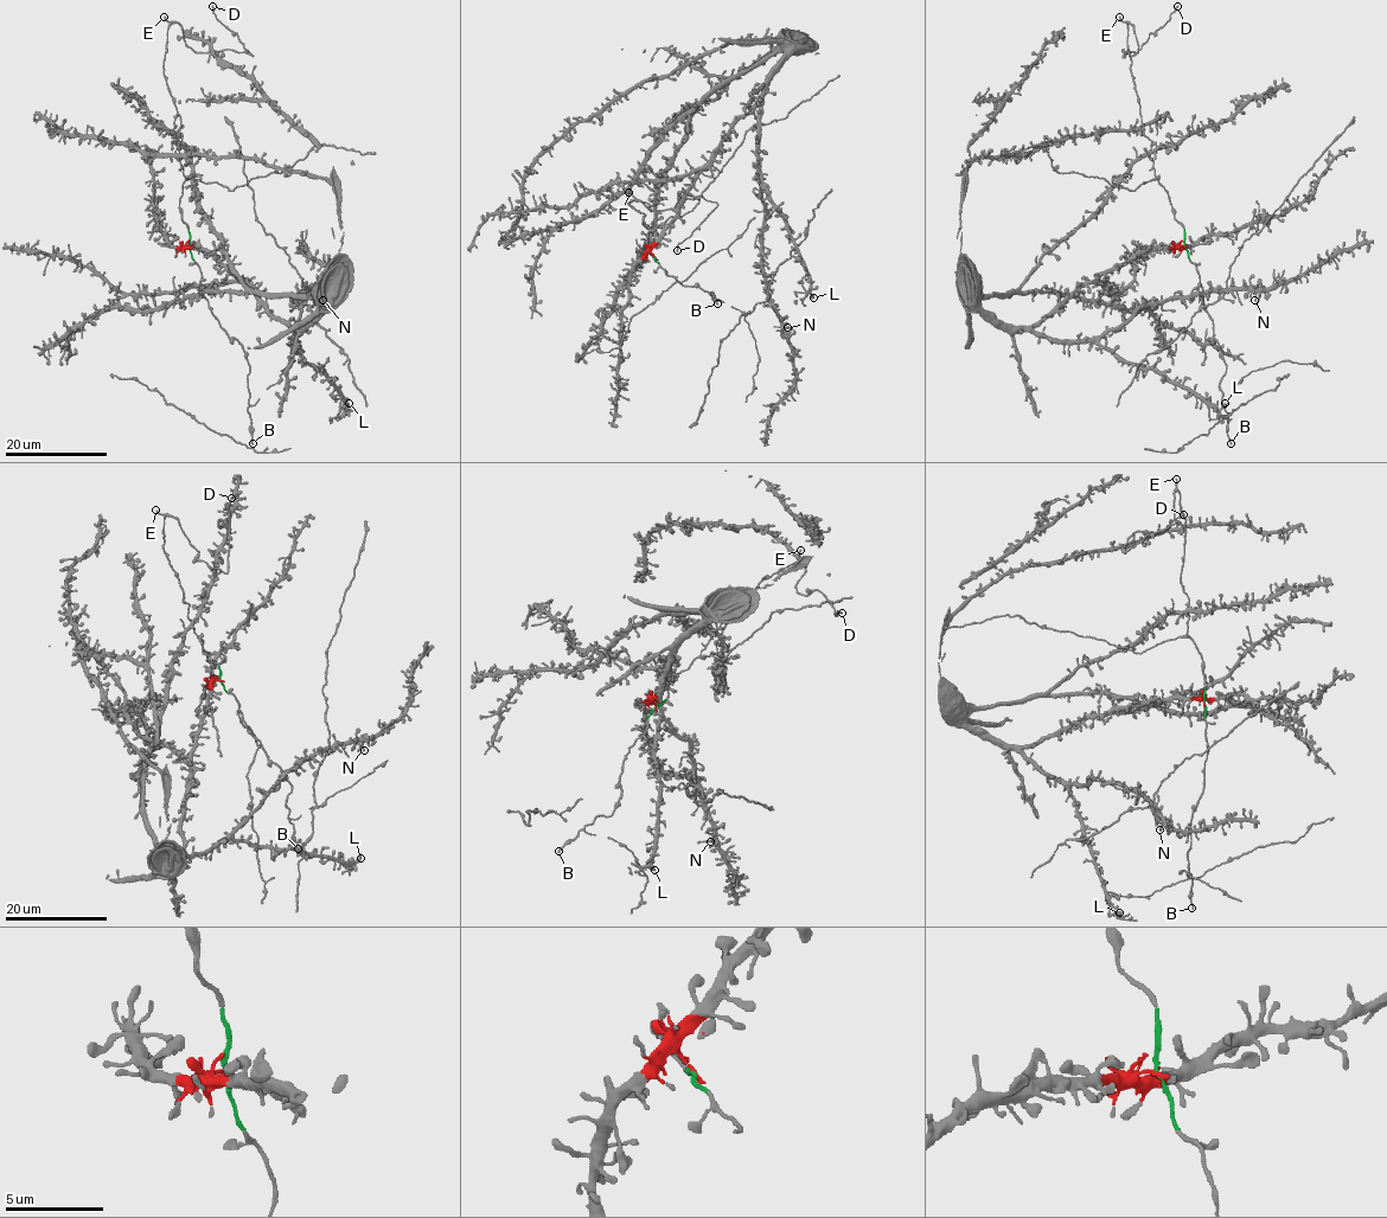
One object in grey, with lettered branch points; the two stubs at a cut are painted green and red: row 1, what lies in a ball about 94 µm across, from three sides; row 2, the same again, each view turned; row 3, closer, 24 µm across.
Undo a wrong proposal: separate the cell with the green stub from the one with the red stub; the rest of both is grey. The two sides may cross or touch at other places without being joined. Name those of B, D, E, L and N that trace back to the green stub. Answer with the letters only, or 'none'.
B, D, E

